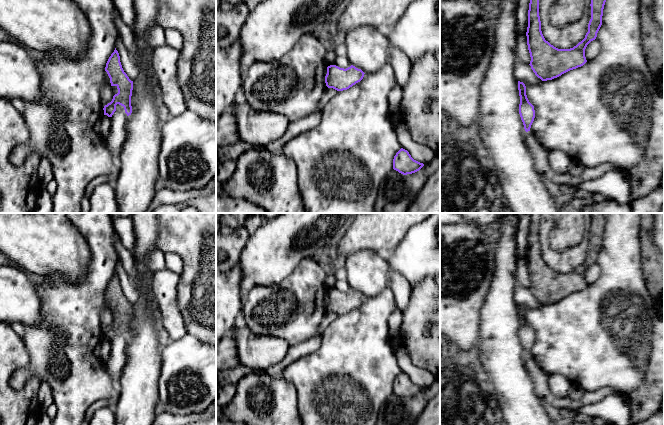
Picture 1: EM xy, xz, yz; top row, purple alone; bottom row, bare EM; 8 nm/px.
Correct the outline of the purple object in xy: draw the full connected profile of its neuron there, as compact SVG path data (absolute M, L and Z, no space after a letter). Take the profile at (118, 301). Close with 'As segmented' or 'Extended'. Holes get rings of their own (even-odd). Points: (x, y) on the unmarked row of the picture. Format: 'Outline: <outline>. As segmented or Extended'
Outline: M116 272L106 287L105 295L110 302L111 310L116 310L118 317L113 320L113 323L110 327L104 330L104 339L112 341L116 335L117 328L124 331L127 340L131 339L133 305L131 305L127 298L124 296L120 286L120 280Z. As segmented

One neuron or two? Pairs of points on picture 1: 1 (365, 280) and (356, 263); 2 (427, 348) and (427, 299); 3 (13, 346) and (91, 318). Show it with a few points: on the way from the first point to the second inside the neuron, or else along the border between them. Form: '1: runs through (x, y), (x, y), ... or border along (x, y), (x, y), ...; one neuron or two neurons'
1: runs through (365, 276), (365, 272), (360, 267); one neuron
2: runs through (421, 336), (421, 316), (426, 311); one neuron
3: border along (22, 338), (29, 356), (28, 366); two neurons

